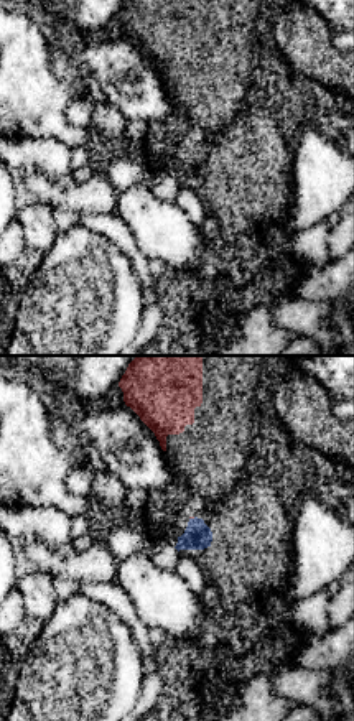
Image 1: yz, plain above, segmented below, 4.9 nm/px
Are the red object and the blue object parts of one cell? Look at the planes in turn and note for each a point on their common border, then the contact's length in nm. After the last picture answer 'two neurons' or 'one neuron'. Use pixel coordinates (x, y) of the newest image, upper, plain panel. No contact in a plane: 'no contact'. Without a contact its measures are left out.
(191, 148) | 30 nm

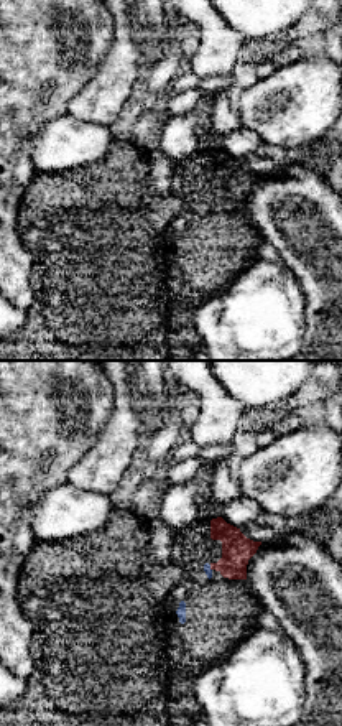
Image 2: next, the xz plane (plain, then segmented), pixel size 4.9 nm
(211, 200) | 30 nm

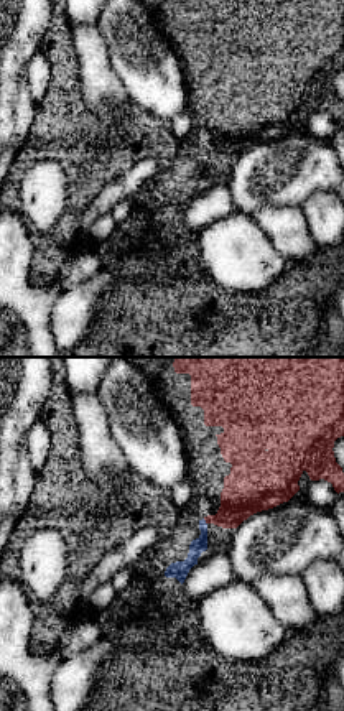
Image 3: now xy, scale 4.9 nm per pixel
(206, 153) | 40 nm

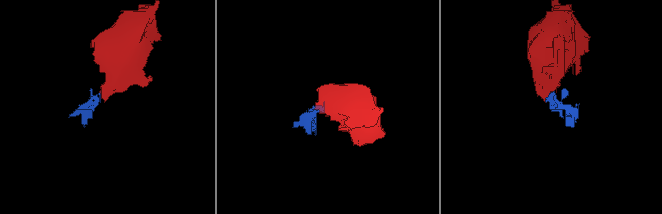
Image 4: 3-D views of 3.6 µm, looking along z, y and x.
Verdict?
one neuron

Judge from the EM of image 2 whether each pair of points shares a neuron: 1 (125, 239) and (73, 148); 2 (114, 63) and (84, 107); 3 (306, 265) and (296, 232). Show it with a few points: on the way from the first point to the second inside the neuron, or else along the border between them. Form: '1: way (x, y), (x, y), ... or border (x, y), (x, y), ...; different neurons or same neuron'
1: border (112, 142), (107, 153), (97, 162), (45, 173); different neurons
2: way (114, 74), (96, 96); same neuron
3: way (306, 257), (305, 241); same neuron

